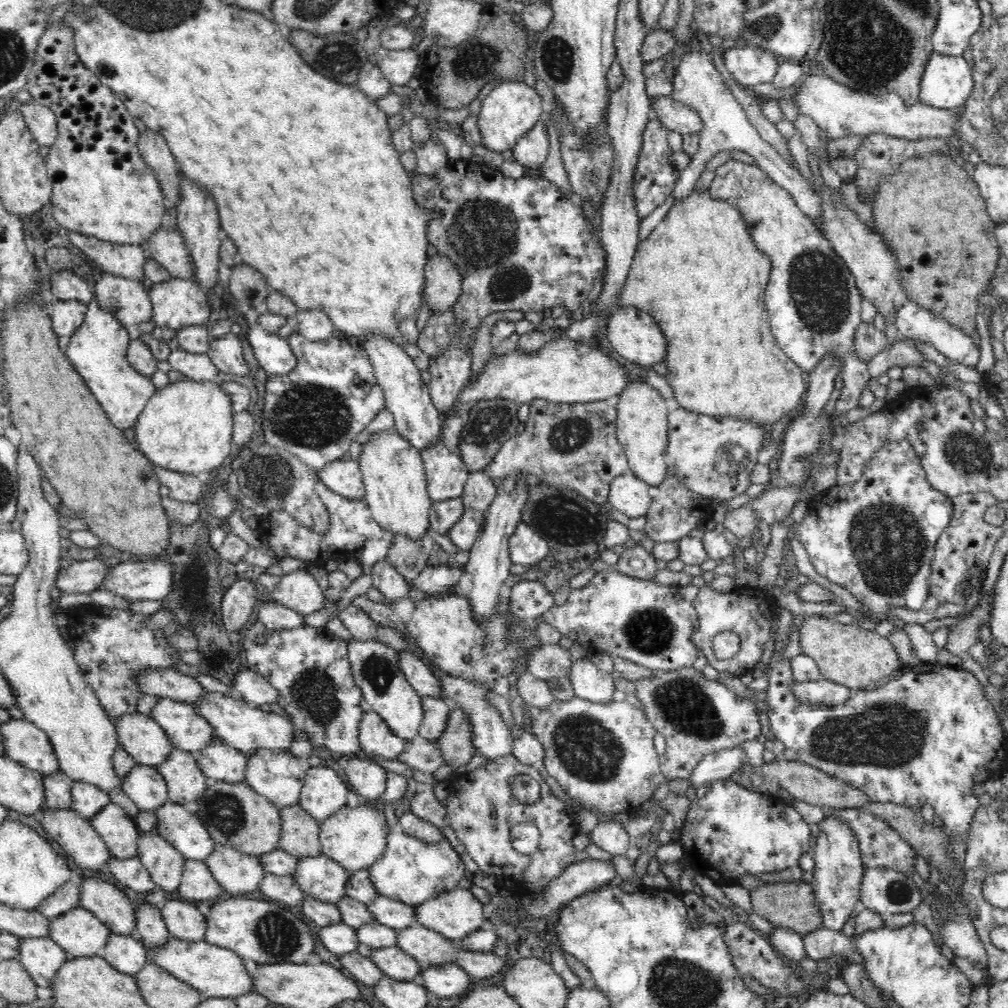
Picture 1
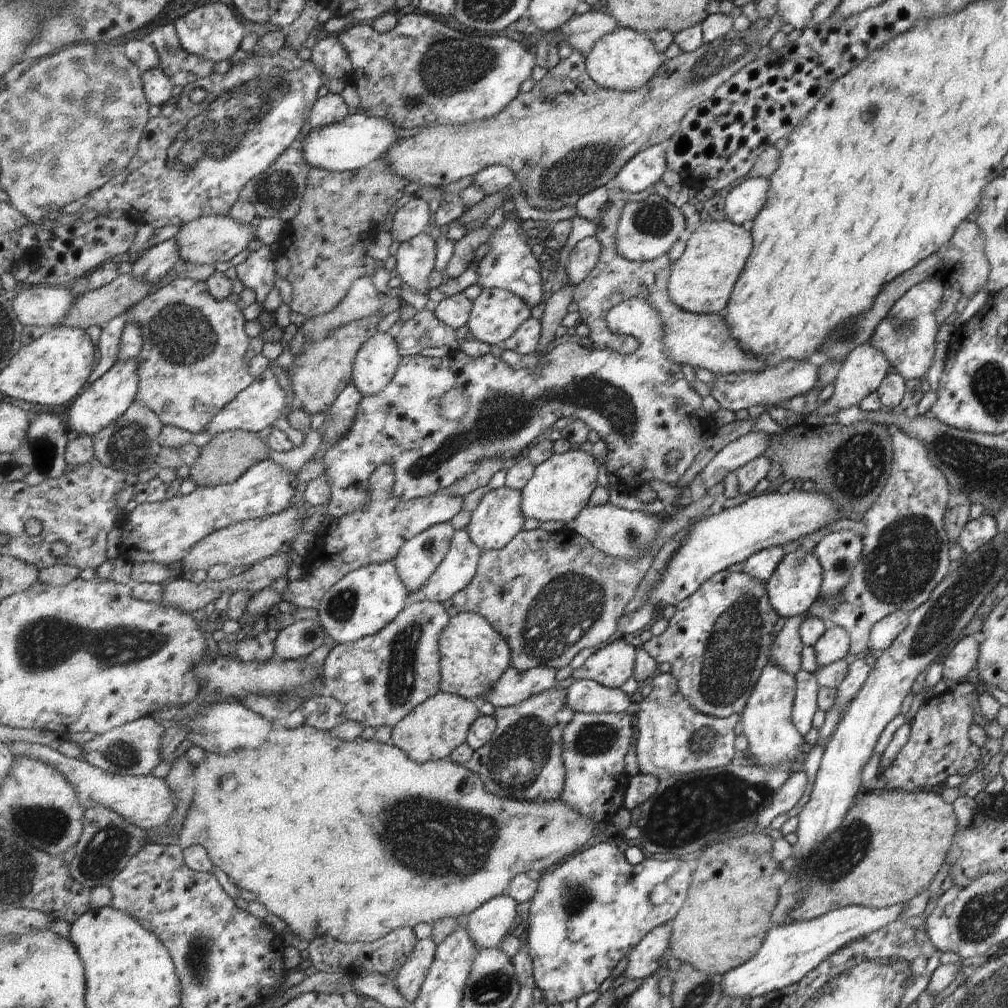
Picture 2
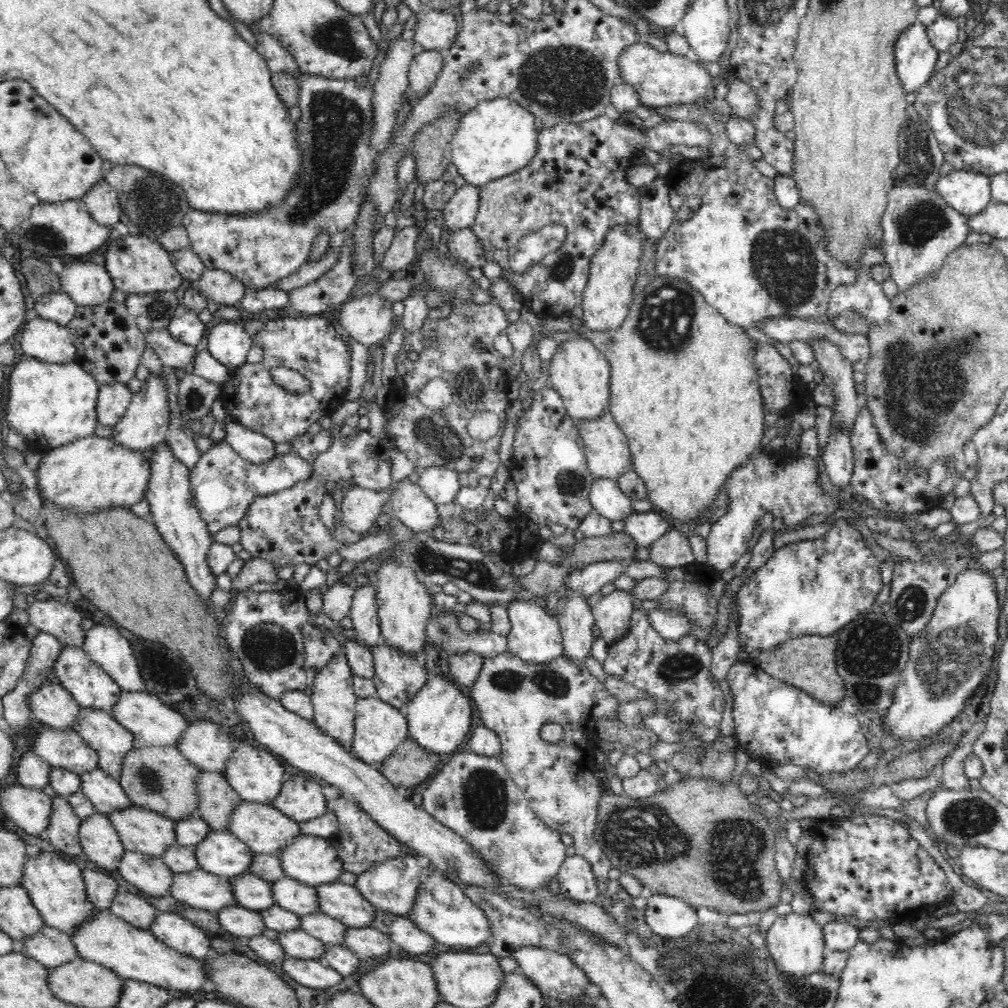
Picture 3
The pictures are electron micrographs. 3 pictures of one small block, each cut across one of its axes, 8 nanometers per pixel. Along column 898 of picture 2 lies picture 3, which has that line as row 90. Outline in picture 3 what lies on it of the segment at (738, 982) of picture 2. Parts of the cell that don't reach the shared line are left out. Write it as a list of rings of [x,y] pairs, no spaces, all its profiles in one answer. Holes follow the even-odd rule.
[[[916,22],[899,33],[894,55],[901,86],[905,93],[912,93],[918,92],[931,80],[939,51],[931,46],[922,24]]]

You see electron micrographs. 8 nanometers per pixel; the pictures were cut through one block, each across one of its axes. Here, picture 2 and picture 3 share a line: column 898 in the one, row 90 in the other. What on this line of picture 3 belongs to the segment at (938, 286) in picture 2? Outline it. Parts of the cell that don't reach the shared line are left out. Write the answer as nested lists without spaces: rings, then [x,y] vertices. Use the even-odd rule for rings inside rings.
[[[256,22],[247,25],[258,41],[257,52],[266,60],[271,75],[288,74],[298,82],[301,116],[292,131],[304,154],[302,172],[278,208],[244,214],[192,209],[184,215],[182,225],[189,234],[189,248],[202,259],[205,268],[224,270],[235,275],[246,288],[260,291],[304,265],[319,234],[332,236],[355,224],[363,187],[374,166],[371,134],[376,83],[372,84],[364,75],[350,80],[301,73],[296,60],[280,42],[257,31]]]

